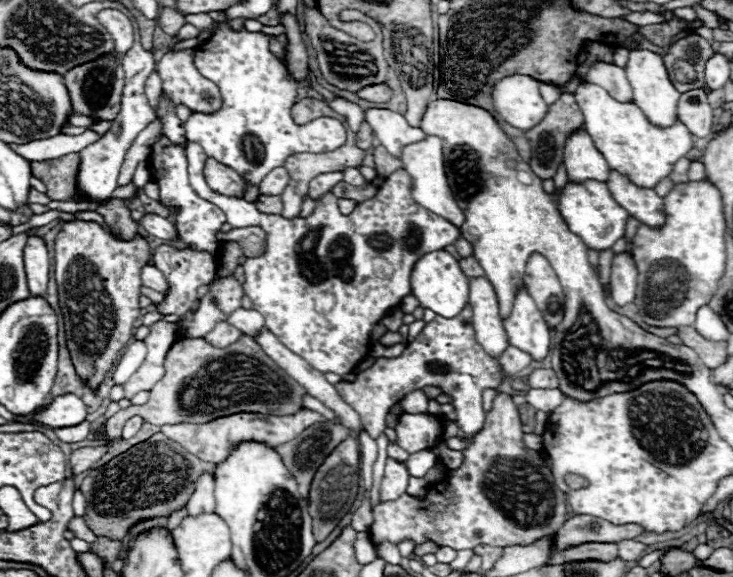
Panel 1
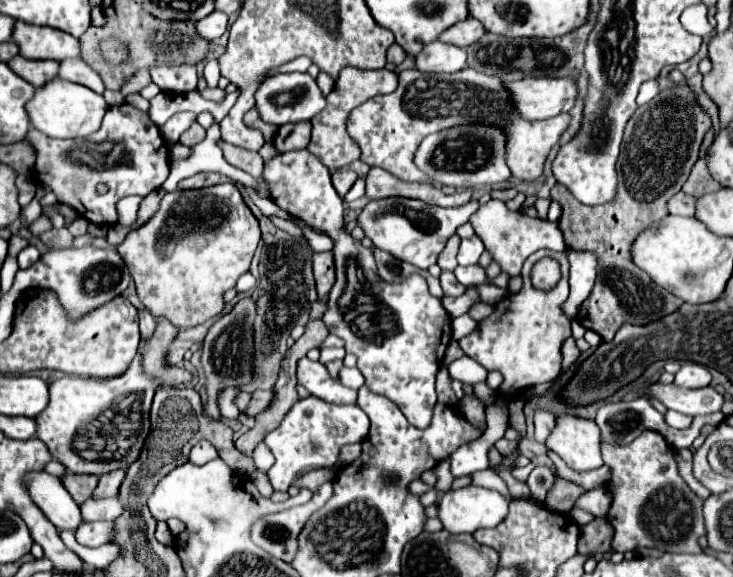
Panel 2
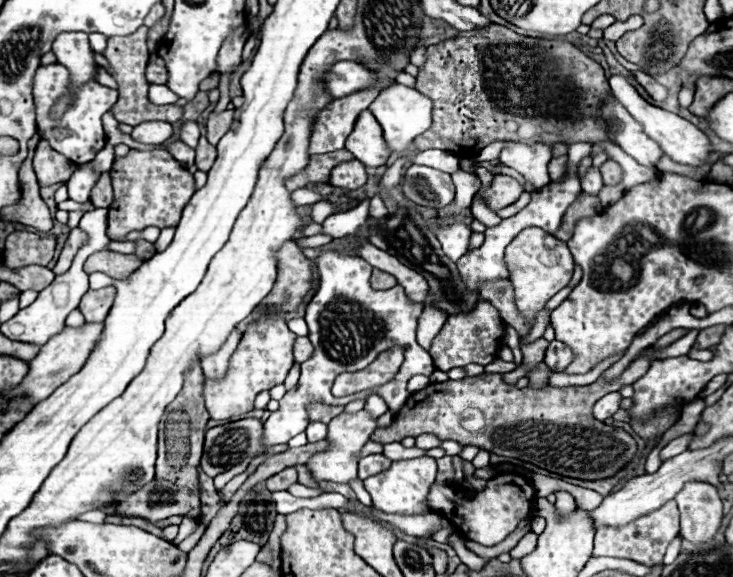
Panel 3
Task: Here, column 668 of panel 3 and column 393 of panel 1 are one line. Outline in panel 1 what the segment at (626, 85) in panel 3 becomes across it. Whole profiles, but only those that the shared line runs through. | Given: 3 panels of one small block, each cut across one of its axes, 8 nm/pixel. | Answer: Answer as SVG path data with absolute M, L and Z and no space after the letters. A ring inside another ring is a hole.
M372 108L372 110L366 110L364 116L366 116L366 122L372 126L374 136L378 138L378 142L394 158L400 158L404 146L420 142L422 138L426 138L426 134L422 134L420 128L408 126L404 116L396 114L392 110L376 110L376 108Z

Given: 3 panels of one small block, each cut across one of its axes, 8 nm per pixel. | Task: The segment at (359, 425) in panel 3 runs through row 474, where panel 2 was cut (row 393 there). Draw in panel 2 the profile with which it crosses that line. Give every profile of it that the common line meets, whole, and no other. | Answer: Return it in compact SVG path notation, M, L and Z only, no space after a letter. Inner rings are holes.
M302 358L298 362L298 384L302 384L312 396L324 398L332 404L356 404L356 390L350 390L342 386L338 380L334 380L328 370L320 362L312 362L308 358Z

